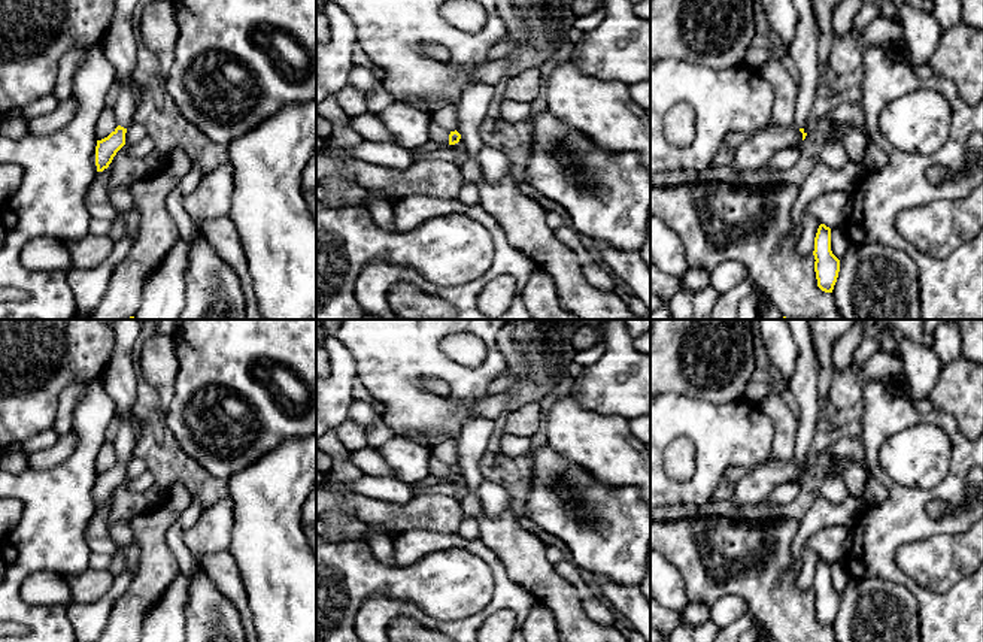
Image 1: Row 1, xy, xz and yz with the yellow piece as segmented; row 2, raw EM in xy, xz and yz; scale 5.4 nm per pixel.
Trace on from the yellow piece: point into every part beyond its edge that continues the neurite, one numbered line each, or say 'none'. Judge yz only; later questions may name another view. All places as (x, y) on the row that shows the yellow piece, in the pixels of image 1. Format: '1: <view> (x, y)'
1: yz (803, 51)

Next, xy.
1: xy (120, 41)

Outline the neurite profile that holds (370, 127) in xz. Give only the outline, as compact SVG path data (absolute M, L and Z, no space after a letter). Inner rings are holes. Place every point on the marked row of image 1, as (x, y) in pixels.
M368 112L357 118L349 118L349 127L365 140L395 142L394 134L386 128L382 119Z

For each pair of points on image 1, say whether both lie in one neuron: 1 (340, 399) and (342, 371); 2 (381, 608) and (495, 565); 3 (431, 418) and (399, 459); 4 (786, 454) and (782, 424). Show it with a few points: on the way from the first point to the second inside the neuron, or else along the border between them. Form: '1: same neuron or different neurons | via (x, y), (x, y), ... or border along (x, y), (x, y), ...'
1: same neuron | via (340, 391), (342, 378)
2: same neuron | via (419, 615), (440, 626), (469, 626), (495, 603)
3: different neurons | border along (396, 435), (413, 441)
4: same neuron | via (785, 447), (785, 432)

